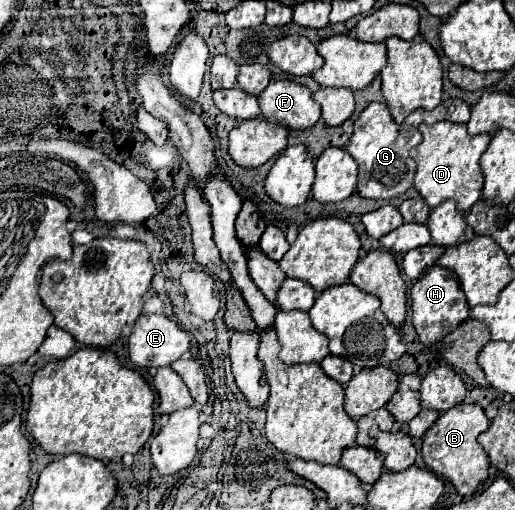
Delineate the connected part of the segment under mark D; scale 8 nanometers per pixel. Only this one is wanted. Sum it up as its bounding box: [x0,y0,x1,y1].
[410,122,490,212]

